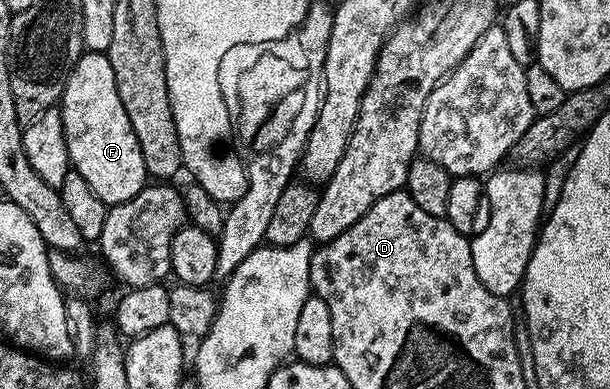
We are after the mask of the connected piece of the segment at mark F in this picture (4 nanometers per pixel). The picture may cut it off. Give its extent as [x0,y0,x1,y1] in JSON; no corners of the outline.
[58,53,149,207]

